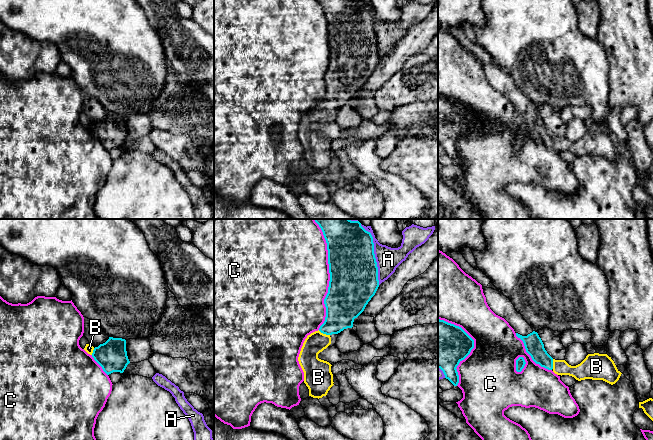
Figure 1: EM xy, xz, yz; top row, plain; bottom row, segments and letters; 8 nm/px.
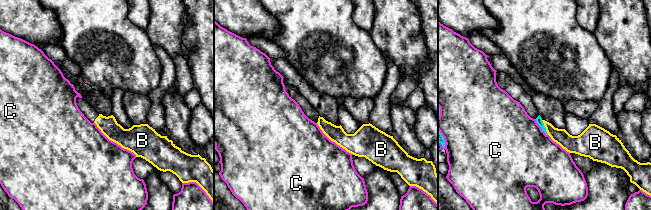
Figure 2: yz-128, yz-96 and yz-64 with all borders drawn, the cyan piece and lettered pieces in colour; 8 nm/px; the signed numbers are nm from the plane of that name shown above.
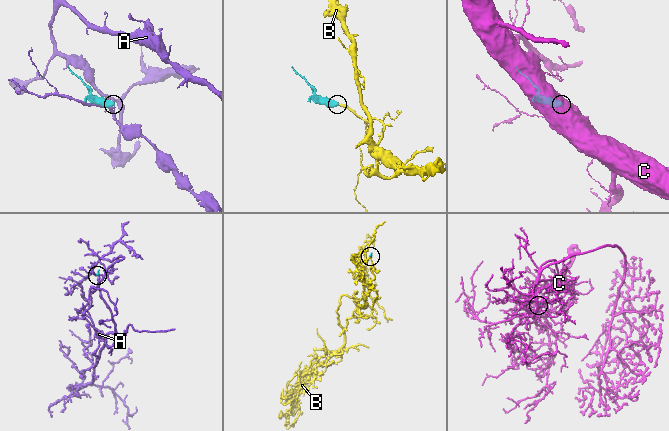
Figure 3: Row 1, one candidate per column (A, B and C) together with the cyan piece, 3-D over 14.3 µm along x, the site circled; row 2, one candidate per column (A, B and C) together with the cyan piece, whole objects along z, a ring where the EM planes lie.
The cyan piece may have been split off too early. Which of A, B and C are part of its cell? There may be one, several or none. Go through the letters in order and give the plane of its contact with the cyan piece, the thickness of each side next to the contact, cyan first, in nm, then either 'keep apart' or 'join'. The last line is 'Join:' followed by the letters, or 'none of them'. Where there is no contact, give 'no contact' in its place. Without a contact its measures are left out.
A: contact in xz; calibres 380 and 190 nm; keep apart
B: contact in xz; calibres 260 and 170 nm; join
C: contact in xz; calibres 380 and 480 nm; keep apart
Join: B

